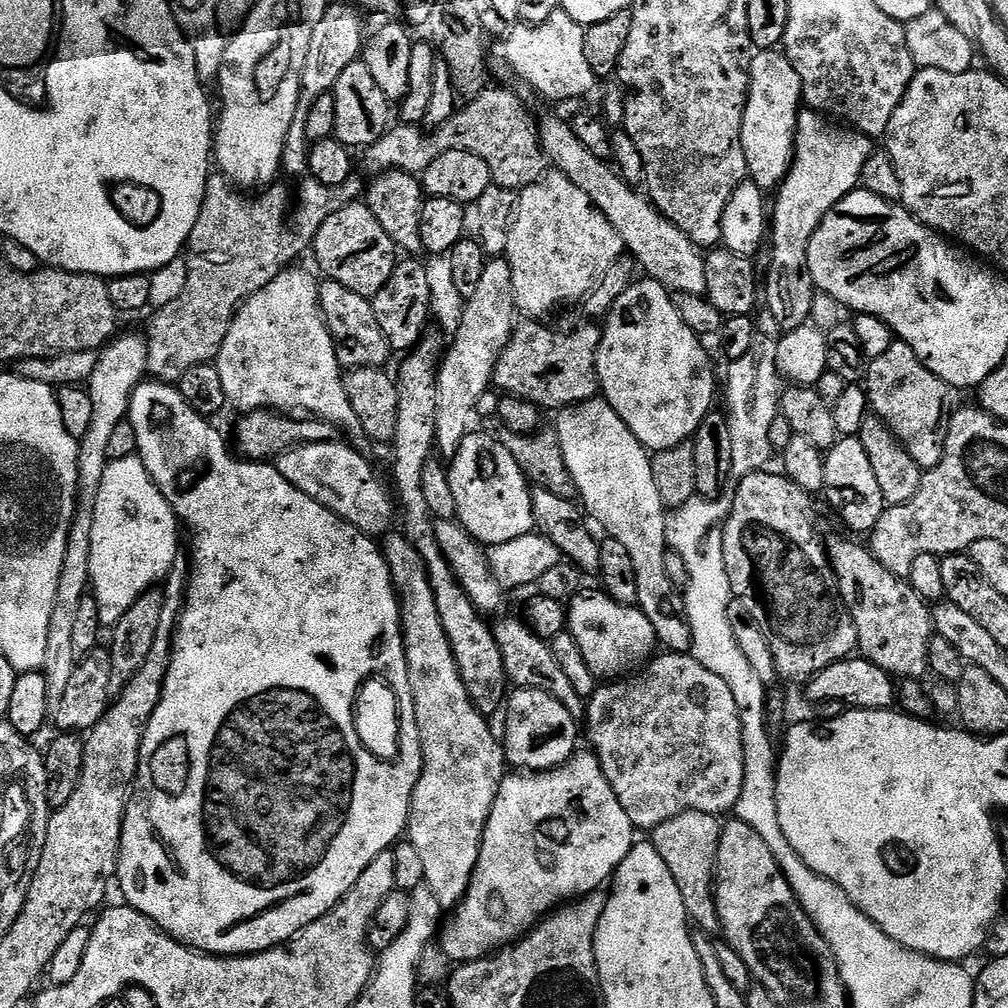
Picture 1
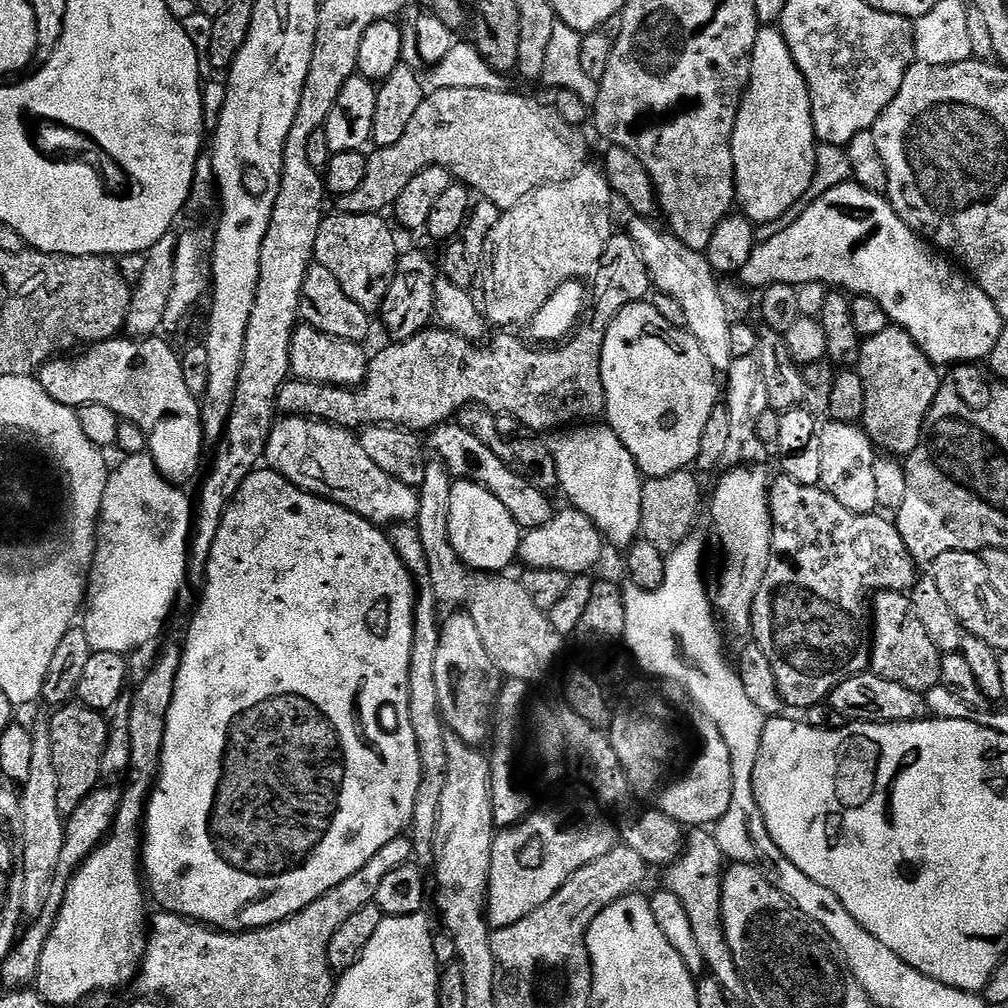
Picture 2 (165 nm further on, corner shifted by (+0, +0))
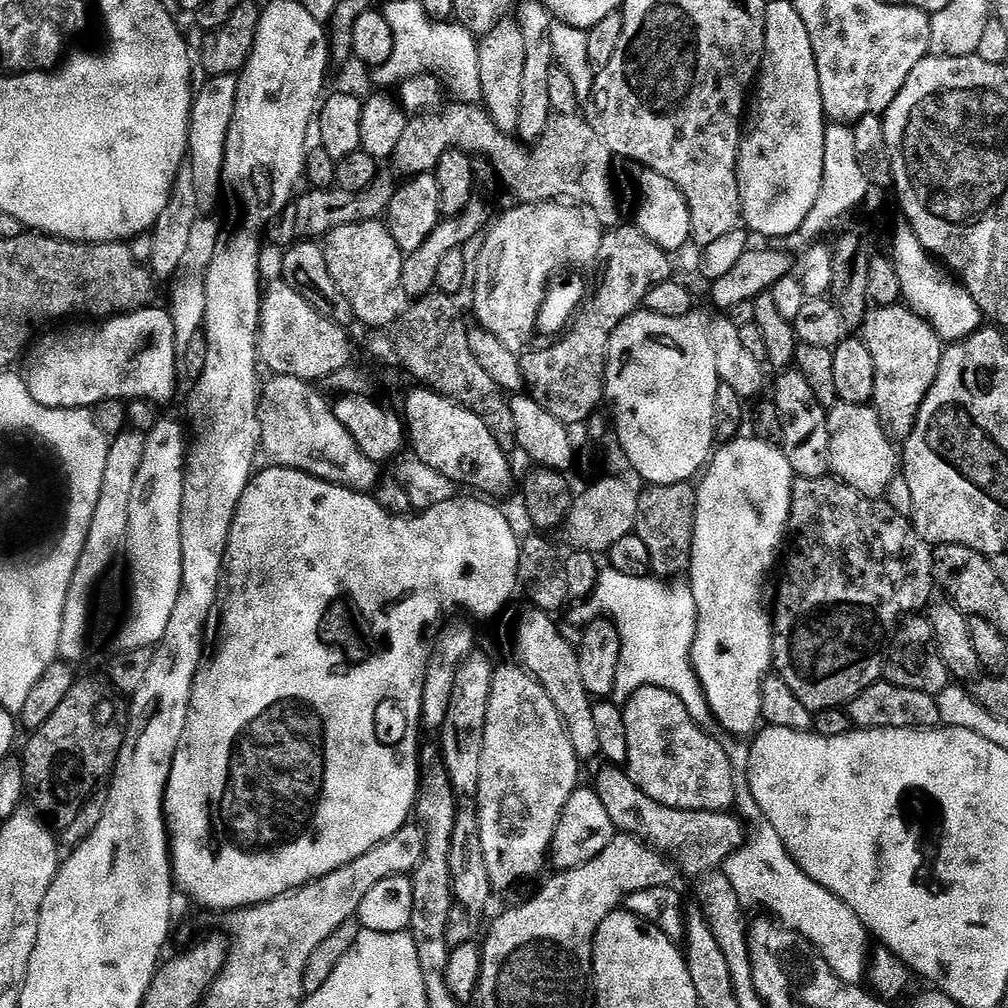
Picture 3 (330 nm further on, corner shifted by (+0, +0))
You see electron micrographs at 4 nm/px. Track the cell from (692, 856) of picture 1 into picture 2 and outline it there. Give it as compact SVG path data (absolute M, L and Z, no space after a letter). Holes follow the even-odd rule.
M696 830L687 837L686 847L678 859L667 865L668 882L666 888L673 892L682 902L686 914L690 918L690 928L694 930L694 938L702 950L704 967L725 993L732 998L745 995L744 979L734 962L734 954L730 952L722 916L722 888L726 871L726 858L718 846L715 835L708 830Z

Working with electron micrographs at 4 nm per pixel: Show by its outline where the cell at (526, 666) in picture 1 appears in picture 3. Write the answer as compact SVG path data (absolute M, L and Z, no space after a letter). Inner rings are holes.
M604 766L596 776L594 791L606 806L610 822L617 833L639 836L654 848L669 854L677 863L681 873L691 878L699 878L706 872L717 871L726 858L730 858L744 844L745 821L739 815L728 812L695 812L694 810L674 810L654 802L654 798L642 794L638 786L620 766Z

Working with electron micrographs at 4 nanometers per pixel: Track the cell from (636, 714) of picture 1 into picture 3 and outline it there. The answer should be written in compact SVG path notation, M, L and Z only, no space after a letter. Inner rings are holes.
M649 684L623 705L628 777L662 806L695 812L728 812L736 802L736 772L728 752L690 718L686 706L665 688Z

